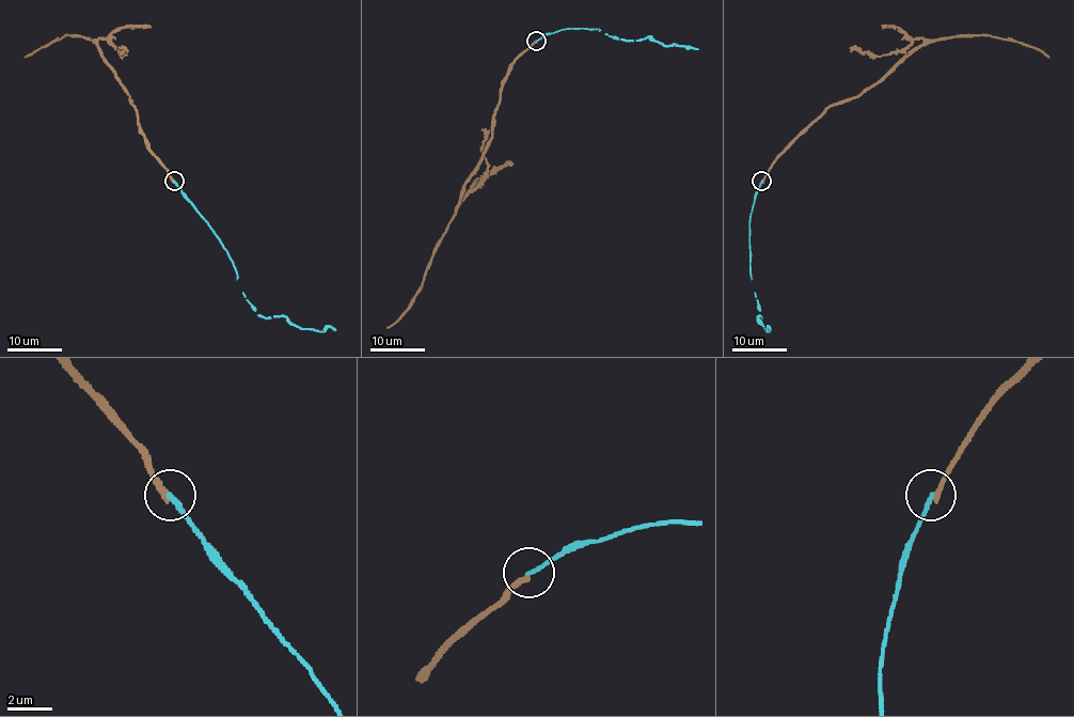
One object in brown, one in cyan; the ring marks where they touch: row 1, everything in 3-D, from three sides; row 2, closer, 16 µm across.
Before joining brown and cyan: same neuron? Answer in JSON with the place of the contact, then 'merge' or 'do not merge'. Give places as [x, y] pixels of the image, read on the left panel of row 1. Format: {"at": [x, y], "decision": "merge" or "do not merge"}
{"at": [174, 181], "decision": "do not merge"}

